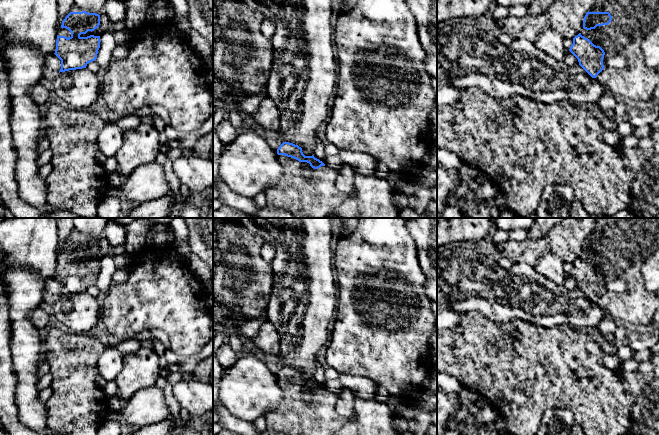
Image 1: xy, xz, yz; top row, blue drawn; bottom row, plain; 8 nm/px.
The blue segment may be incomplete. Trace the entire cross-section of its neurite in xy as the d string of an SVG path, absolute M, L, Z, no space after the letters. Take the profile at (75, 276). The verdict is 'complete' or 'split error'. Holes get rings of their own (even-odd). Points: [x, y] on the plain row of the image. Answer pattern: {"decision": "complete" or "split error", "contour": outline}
{"decision": "split error", "contour": "M74 228L71 236L62 245L57 254L55 279L61 284L60 296L86 292L87 288L95 285L100 272L100 239L88 237Z"}

